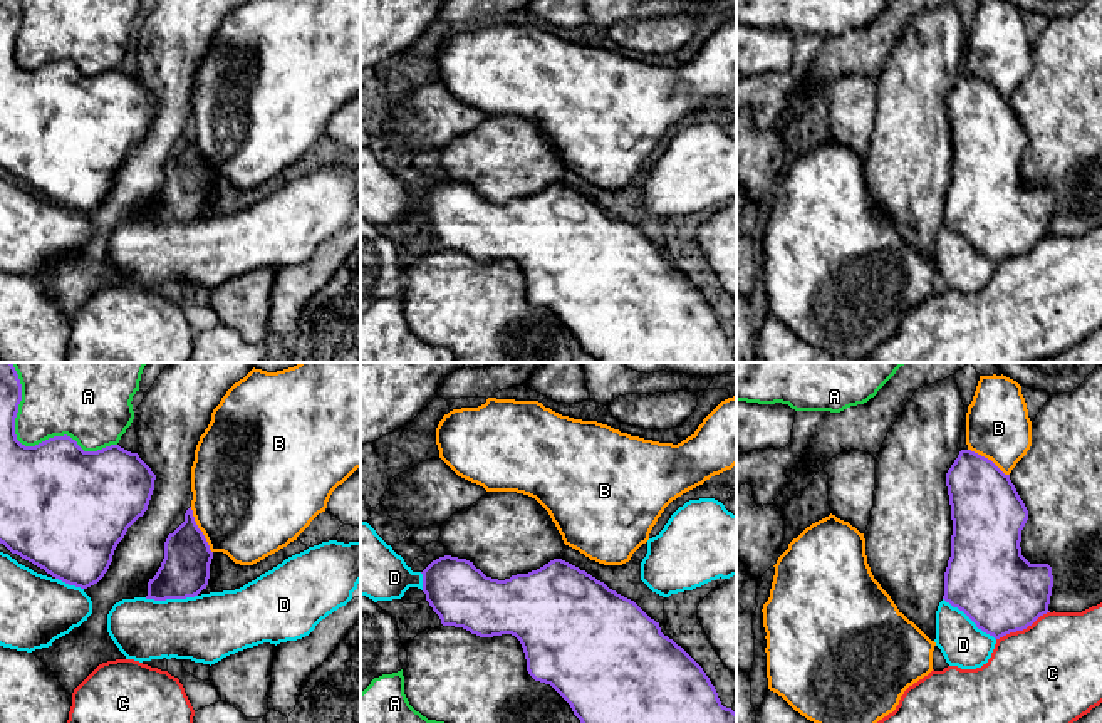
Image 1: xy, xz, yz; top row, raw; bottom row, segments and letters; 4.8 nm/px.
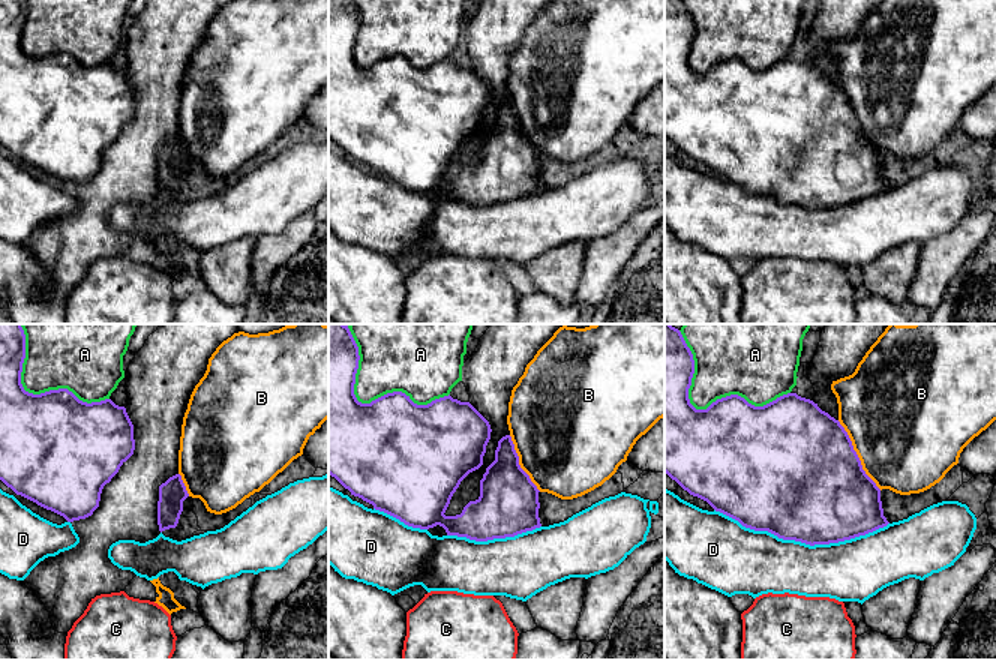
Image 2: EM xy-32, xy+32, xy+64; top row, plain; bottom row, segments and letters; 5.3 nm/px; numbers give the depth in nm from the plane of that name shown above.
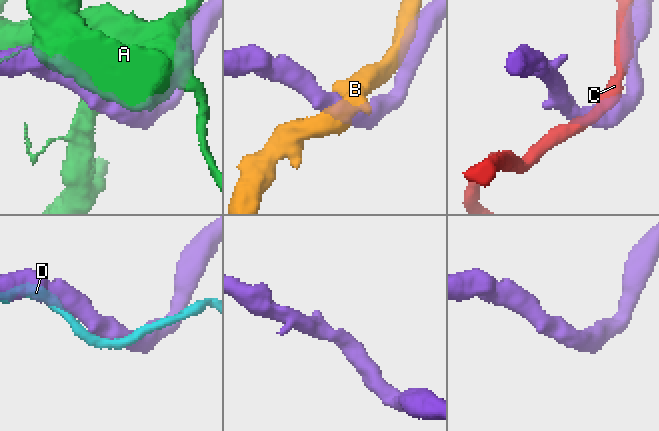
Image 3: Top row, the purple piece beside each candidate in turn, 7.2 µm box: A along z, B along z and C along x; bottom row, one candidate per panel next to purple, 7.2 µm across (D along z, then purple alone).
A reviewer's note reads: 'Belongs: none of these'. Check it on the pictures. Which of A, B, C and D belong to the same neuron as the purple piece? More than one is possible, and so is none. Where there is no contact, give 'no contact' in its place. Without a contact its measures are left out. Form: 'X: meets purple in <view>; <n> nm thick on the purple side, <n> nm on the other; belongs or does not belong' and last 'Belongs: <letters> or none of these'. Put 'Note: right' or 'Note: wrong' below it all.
A: meets purple in xy; 500 nm thick on the purple side, 280 nm on the other; does not belong
B: meets purple in xy; 240 nm thick on the purple side, 500 nm on the other; does not belong
C: meets purple in yz; 400 nm thick on the purple side, 500 nm on the other; does not belong
D: meets purple in yz; 400 nm thick on the purple side, 220 nm on the other; belongs
Belongs: D
Note: wrong

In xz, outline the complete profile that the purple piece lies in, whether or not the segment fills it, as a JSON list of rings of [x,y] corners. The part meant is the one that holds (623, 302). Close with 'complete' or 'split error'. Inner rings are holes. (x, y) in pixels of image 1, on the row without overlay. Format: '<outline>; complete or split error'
[[[451,179],[433,185],[423,196],[423,216],[433,235],[439,240],[443,250],[455,250],[470,255],[480,262],[493,262],[502,258],[515,260],[525,277],[528,299],[540,307],[550,309],[572,332],[580,347],[597,362],[736,362],[736,337],[721,329],[715,310],[703,292],[673,263],[661,257],[659,247],[651,243],[634,225],[609,213],[585,195],[562,185],[554,183],[543,191],[528,198],[517,198],[510,203],[498,205],[486,201],[473,186]]]; complete

